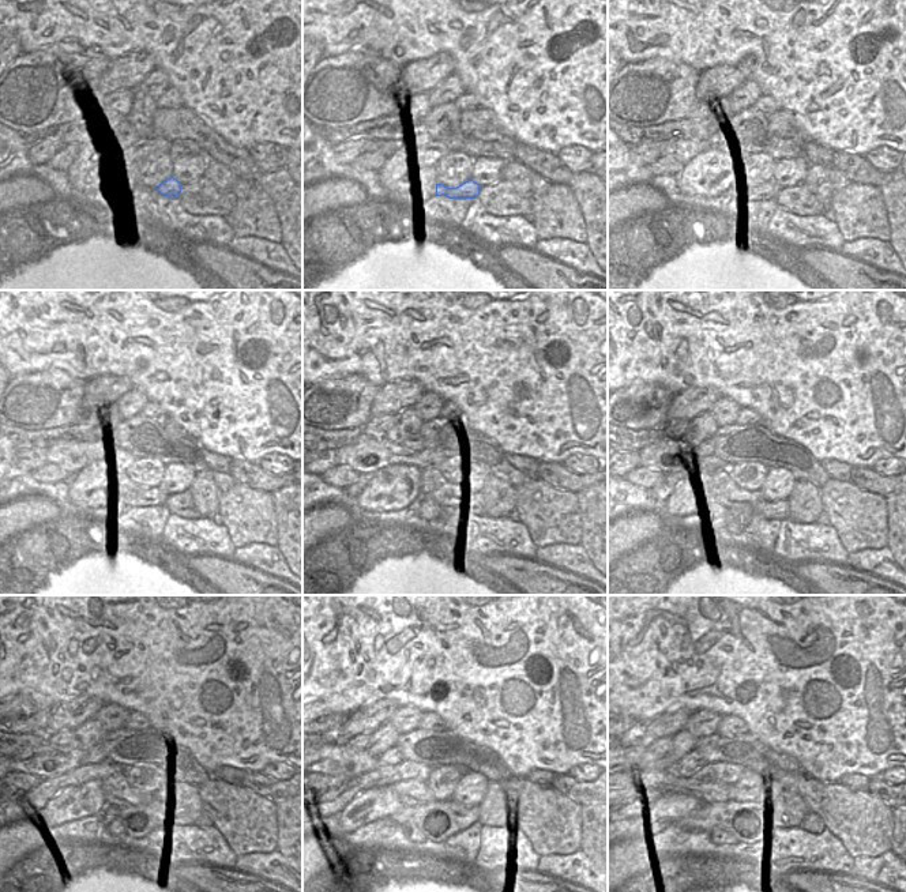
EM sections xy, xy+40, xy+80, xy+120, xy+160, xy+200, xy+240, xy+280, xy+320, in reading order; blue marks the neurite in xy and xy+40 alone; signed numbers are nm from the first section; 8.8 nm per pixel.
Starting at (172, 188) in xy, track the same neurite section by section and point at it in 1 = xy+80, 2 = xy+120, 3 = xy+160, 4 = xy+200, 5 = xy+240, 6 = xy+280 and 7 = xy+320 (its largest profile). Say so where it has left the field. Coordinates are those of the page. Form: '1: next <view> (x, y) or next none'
1: next xy+80 (770, 189)
2: next xy+120 (138, 496)
3: next xy+160 (432, 484)
4: next xy+200 (728, 490)
5: next xy+240 (117, 793)
6: next xy+280 (413, 791)
7: next xy+320 (709, 793)

